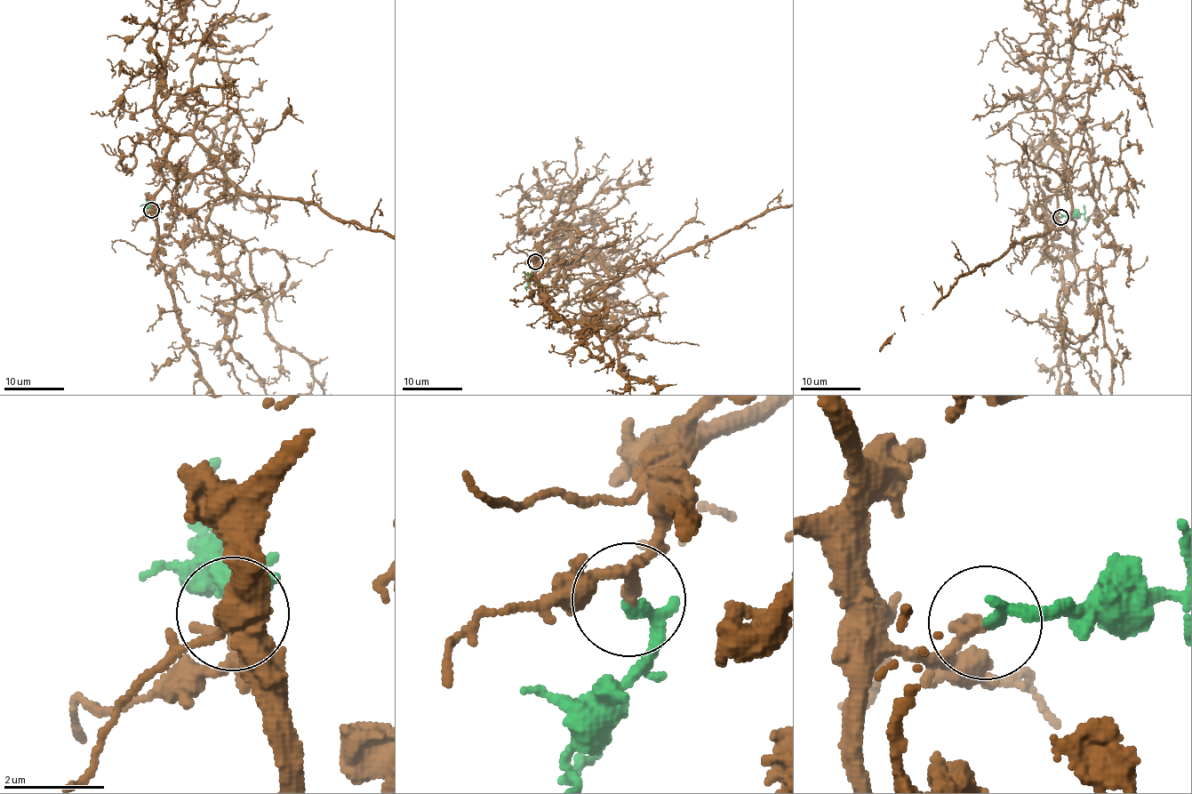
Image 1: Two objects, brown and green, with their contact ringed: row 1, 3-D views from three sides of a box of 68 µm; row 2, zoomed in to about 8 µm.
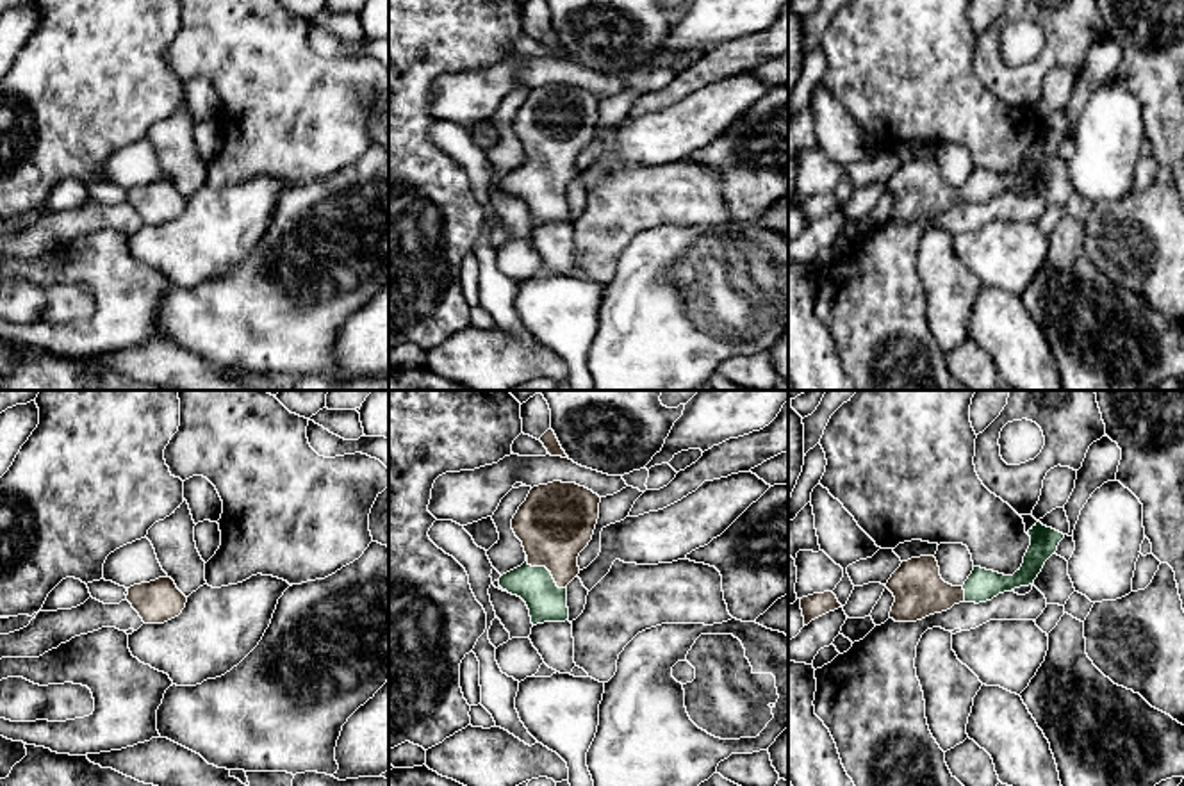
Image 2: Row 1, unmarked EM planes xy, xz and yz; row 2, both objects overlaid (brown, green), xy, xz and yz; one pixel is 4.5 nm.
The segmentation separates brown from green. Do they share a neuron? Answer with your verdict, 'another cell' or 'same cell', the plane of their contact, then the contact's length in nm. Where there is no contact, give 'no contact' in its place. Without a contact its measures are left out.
same cell | xz | 240 nm

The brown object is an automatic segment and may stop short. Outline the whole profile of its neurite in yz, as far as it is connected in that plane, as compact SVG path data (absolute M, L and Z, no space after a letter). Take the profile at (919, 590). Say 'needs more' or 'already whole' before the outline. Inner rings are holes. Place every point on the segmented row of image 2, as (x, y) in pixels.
needs more; M1036 522L1027 535L1031 545L1022 567L1013 576L974 567L963 586L952 586L941 579L934 556L902 561L886 583L886 588L895 597L890 618L895 622L917 622L947 611L959 602L979 604L991 601L999 594L1032 585L1045 561L1056 554L1065 535L1041 522Z

